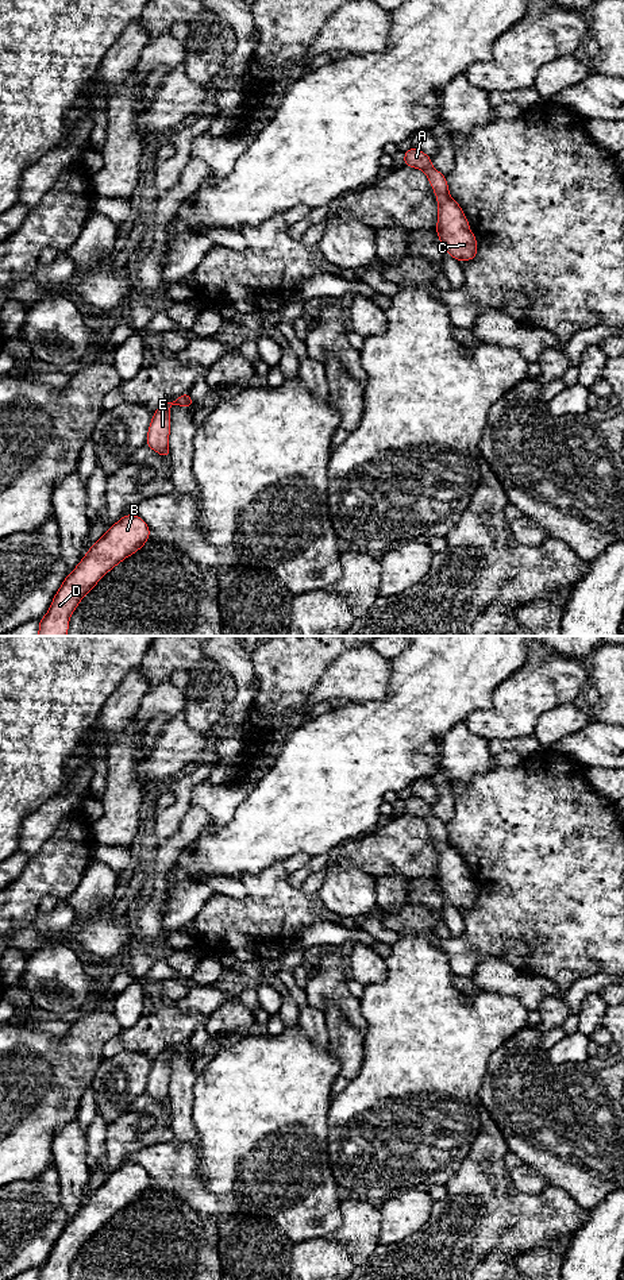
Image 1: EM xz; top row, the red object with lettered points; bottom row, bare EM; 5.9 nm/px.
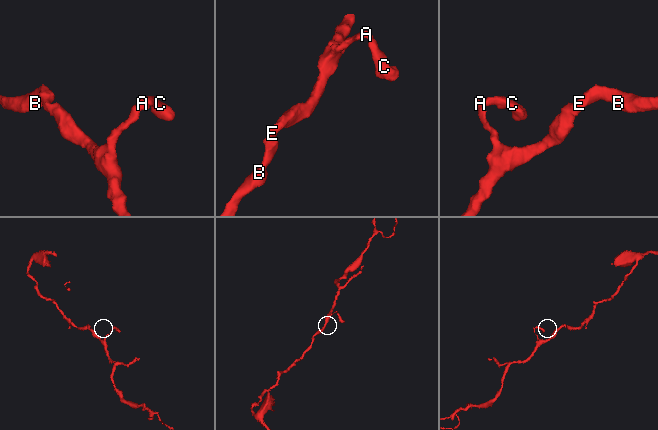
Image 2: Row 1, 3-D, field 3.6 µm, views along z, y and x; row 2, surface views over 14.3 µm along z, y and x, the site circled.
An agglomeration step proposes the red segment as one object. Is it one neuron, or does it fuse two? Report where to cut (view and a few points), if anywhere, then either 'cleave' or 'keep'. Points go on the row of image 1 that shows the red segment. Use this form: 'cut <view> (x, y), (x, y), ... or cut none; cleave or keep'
cut none; keep

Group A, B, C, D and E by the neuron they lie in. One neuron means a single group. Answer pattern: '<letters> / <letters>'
A B C D E

